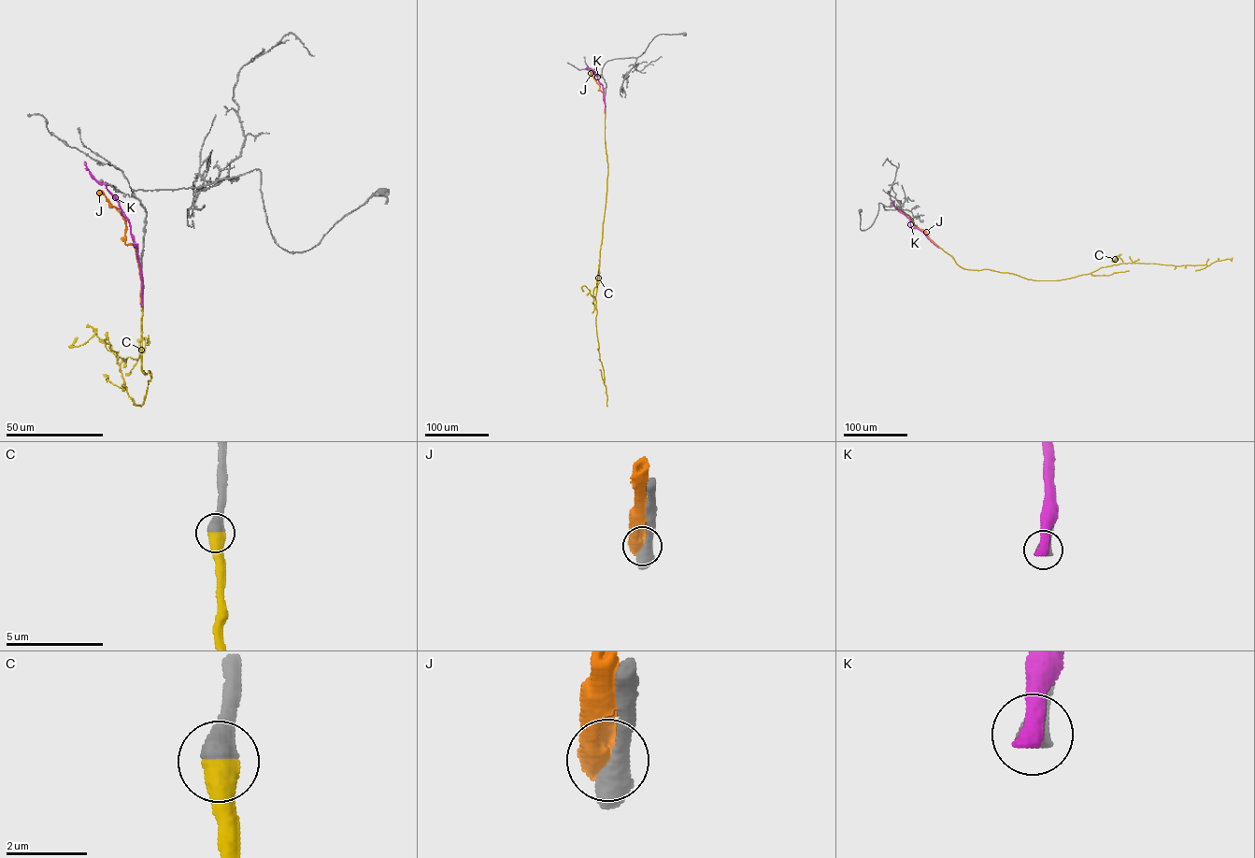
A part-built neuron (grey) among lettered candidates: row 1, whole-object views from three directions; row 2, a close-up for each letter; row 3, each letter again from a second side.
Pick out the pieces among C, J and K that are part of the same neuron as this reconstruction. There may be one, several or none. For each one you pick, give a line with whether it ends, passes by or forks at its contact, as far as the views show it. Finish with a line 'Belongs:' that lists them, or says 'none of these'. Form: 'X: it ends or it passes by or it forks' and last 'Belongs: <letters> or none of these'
C: it ends
Belongs: C

